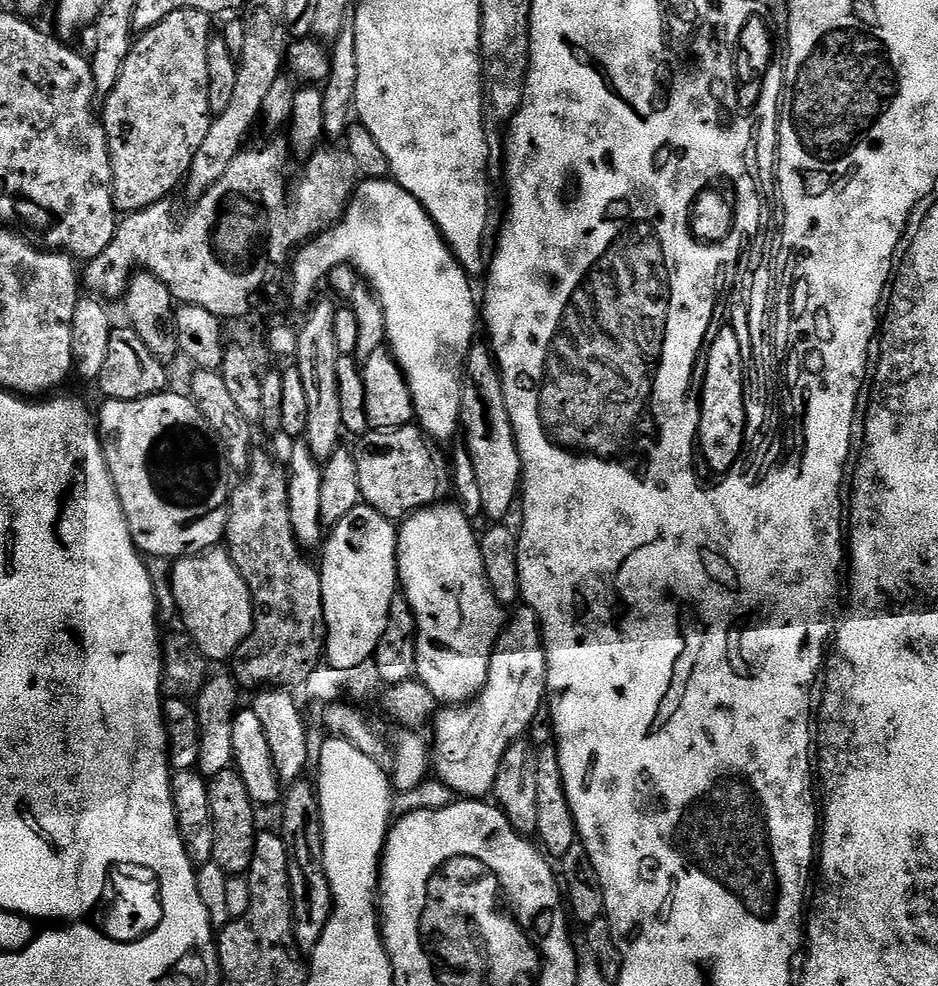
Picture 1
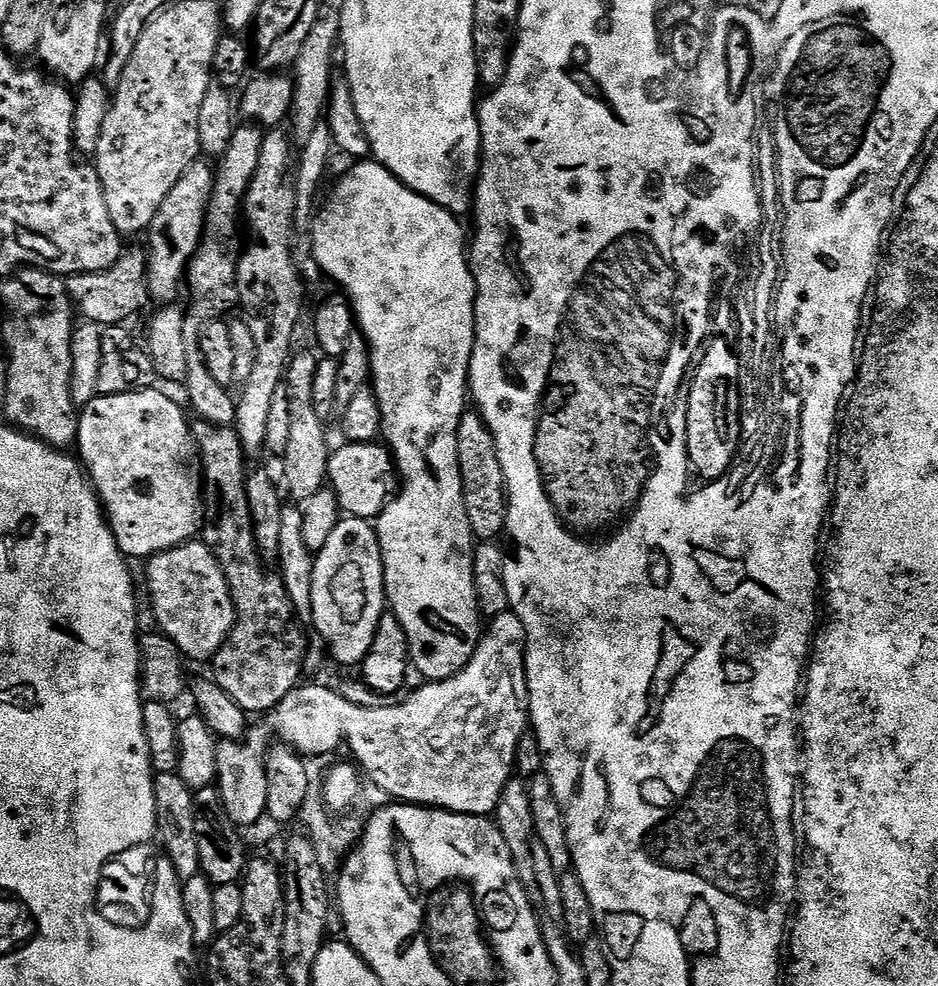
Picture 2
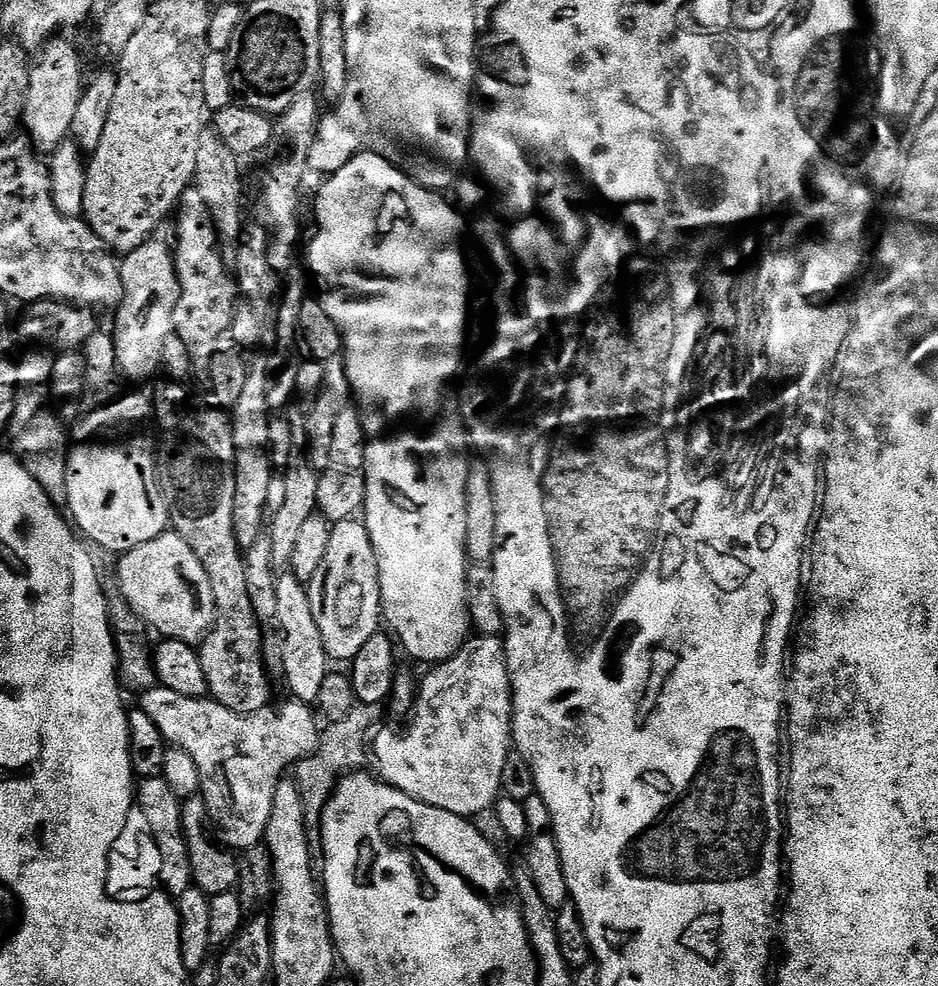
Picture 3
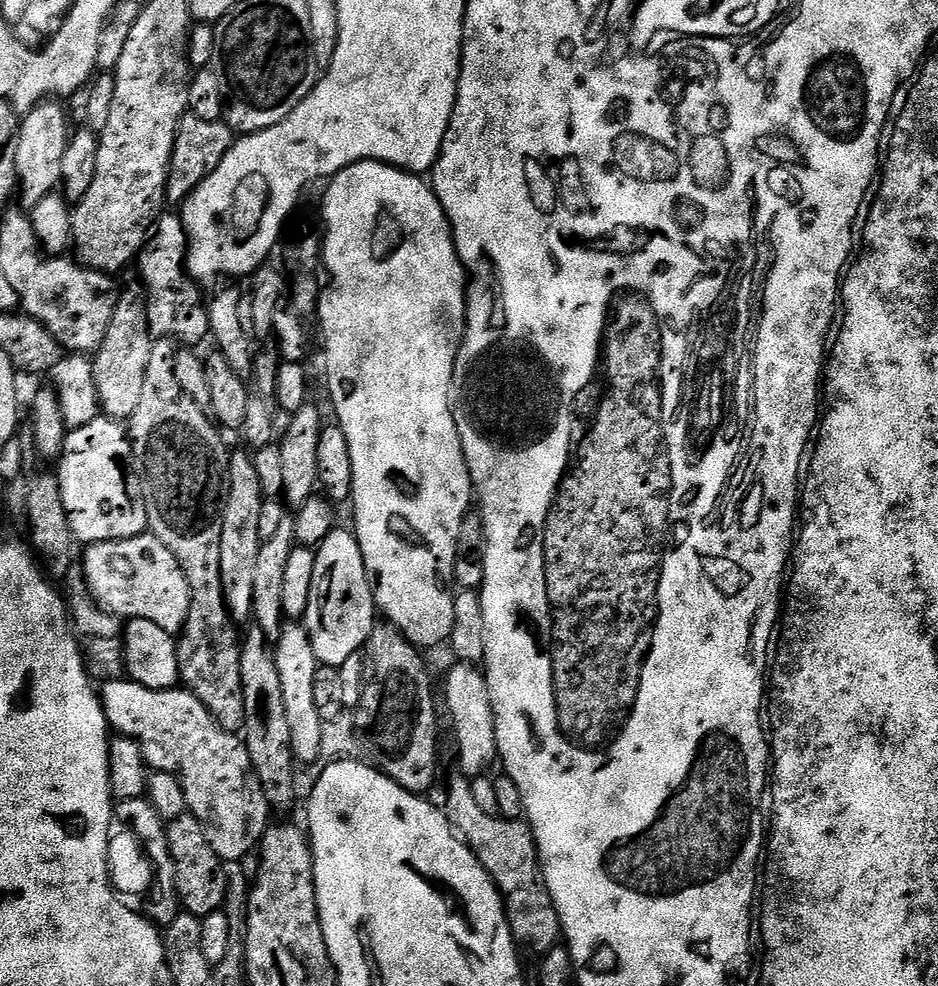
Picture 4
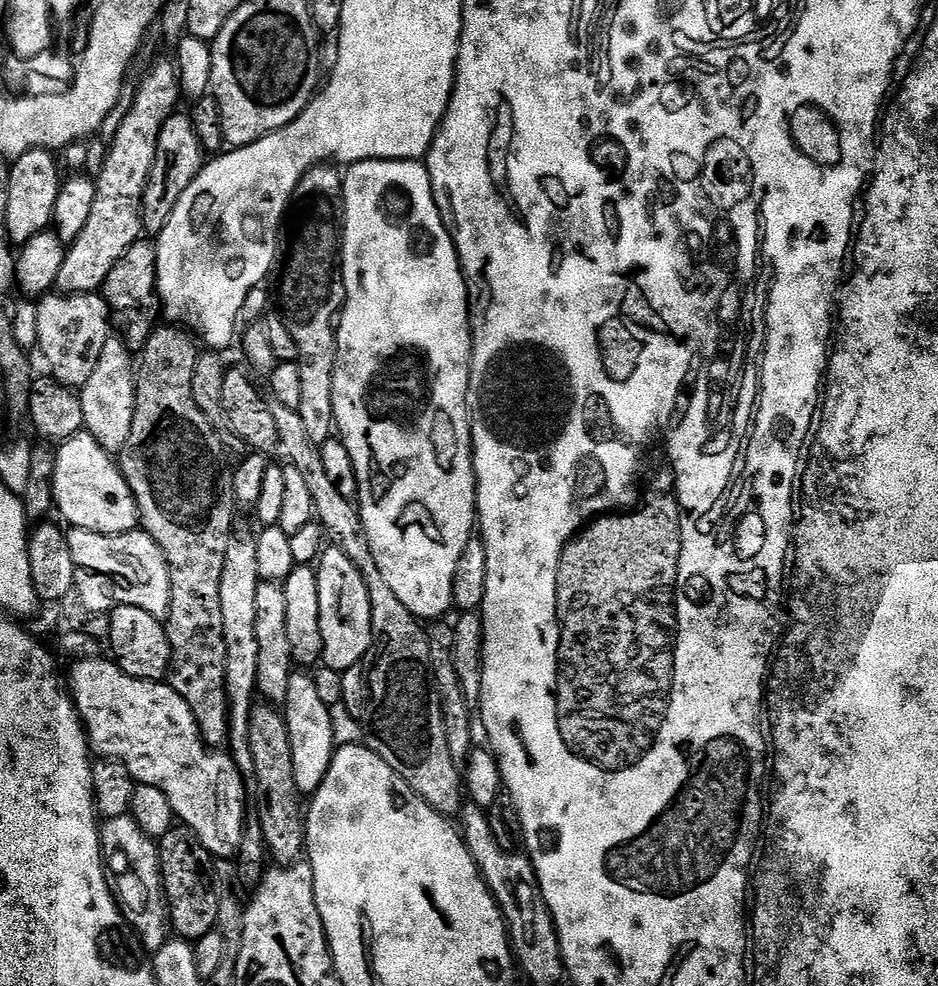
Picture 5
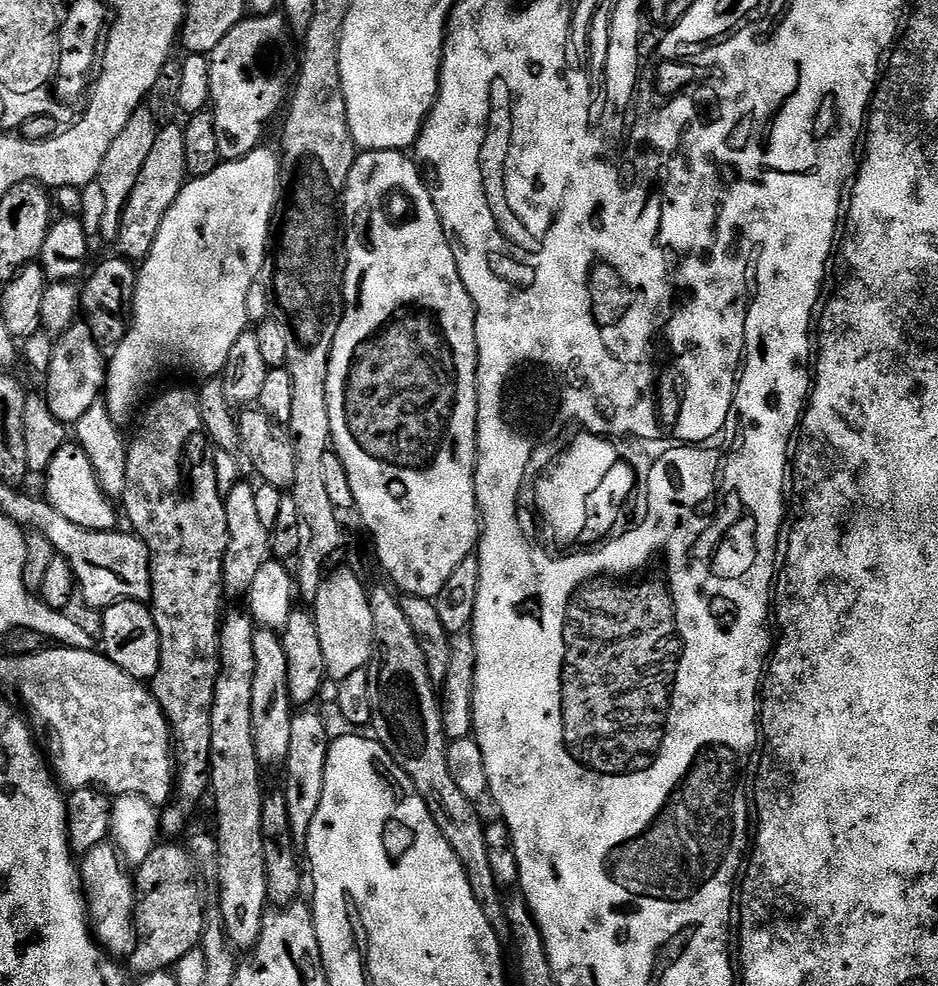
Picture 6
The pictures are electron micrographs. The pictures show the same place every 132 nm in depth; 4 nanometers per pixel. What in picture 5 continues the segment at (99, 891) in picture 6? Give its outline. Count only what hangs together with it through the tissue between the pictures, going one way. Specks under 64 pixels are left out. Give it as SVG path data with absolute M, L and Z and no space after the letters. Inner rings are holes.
M125 814L112 819L105 819L99 825L100 842L105 849L117 848L124 855L128 868L132 871L132 880L128 880L118 888L118 903L125 921L128 920L140 931L144 939L145 953L151 954L162 950L162 946L170 938L170 909L164 898L164 887L160 882L160 866L158 848L143 830L136 825L131 815Z

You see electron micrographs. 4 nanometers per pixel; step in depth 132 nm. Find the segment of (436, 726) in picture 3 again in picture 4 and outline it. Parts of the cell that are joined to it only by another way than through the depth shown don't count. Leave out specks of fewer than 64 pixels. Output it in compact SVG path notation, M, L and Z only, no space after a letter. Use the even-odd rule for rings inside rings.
M463 662L453 663L448 672L442 700L448 703L448 712L456 723L456 744L460 747L460 764L469 777L476 778L495 761L498 756L496 736L496 714L492 709L492 694L488 688L487 675L479 667Z

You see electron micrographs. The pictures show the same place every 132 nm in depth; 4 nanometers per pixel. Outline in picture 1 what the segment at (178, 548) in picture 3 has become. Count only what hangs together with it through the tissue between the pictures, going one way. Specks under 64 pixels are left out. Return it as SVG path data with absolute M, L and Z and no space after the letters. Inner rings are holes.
M209 550L198 556L185 556L177 559L171 568L172 600L176 603L177 610L180 611L180 620L184 623L183 631L193 640L198 650L209 662L231 661L238 646L246 642L252 629L252 595L242 574L238 574L238 566L234 566L227 551Z

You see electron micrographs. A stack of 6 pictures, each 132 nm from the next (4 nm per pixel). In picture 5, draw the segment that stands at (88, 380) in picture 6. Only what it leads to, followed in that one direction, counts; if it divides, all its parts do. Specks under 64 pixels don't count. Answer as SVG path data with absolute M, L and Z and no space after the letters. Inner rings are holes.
M95 292L75 294L49 294L39 297L36 304L38 320L38 352L48 363L51 379L57 384L79 390L94 374L102 346L106 346L110 335L110 313L103 295Z

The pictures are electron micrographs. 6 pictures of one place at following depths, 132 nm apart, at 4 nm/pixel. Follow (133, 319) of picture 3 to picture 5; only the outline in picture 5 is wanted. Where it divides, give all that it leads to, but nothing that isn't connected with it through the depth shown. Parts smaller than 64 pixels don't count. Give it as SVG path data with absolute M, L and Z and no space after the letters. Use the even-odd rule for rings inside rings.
M109 335L106 346L102 346L98 366L94 366L94 374L90 374L78 395L82 402L84 431L89 432L98 446L102 446L109 454L121 452L126 446L126 438L130 438L130 422L134 420L136 378L133 353L119 335Z

